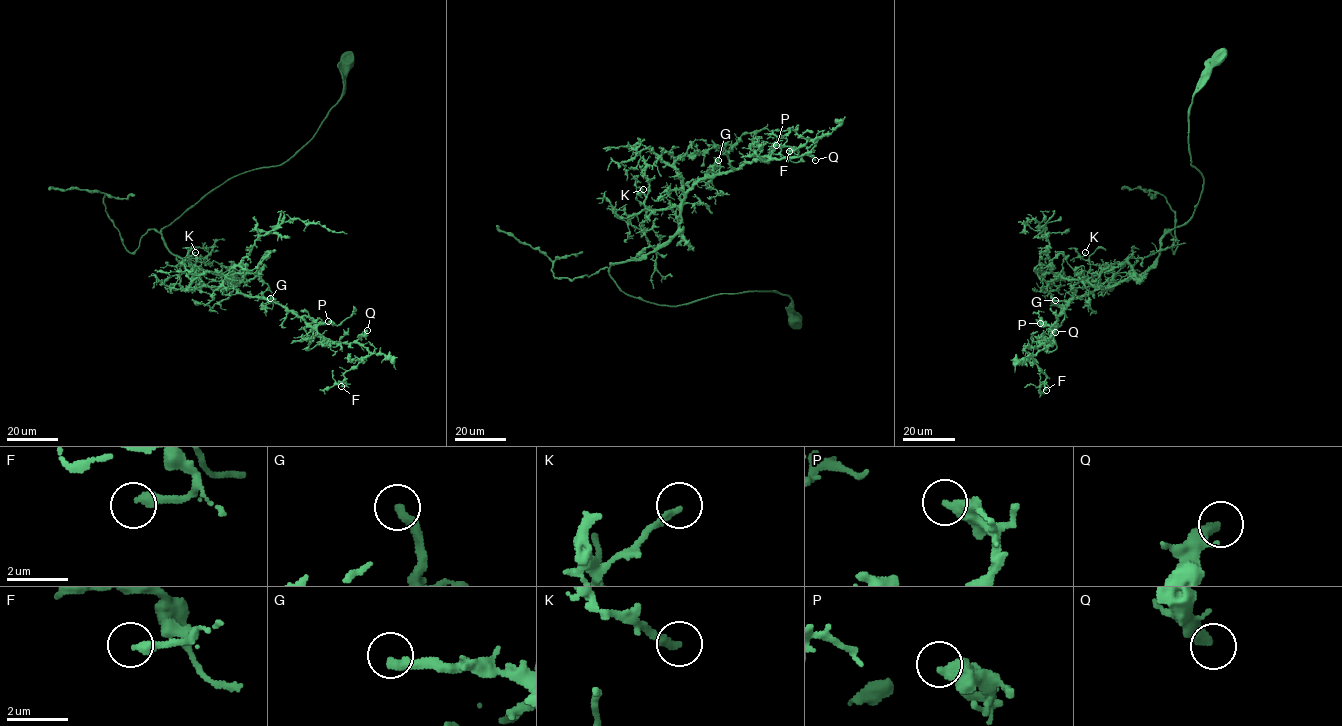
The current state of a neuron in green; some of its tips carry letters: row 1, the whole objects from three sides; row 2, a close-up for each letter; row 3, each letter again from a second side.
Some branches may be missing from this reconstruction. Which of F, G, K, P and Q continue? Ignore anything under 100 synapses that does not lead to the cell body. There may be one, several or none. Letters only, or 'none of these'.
Q

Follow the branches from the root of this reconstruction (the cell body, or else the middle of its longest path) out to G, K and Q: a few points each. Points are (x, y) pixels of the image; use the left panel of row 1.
G: (347, 59), (344, 93), (291, 157), (228, 178), (161, 231), (173, 254), (228, 277), (241, 293), (270, 298)
K: (347, 59), (344, 93), (291, 157), (228, 178), (161, 231), (173, 254), (231, 287), (197, 285), (195, 252)
Q: (347, 59), (345, 92), (308, 141), (228, 178), (161, 234), (173, 254), (326, 338), (353, 343), (367, 330)

